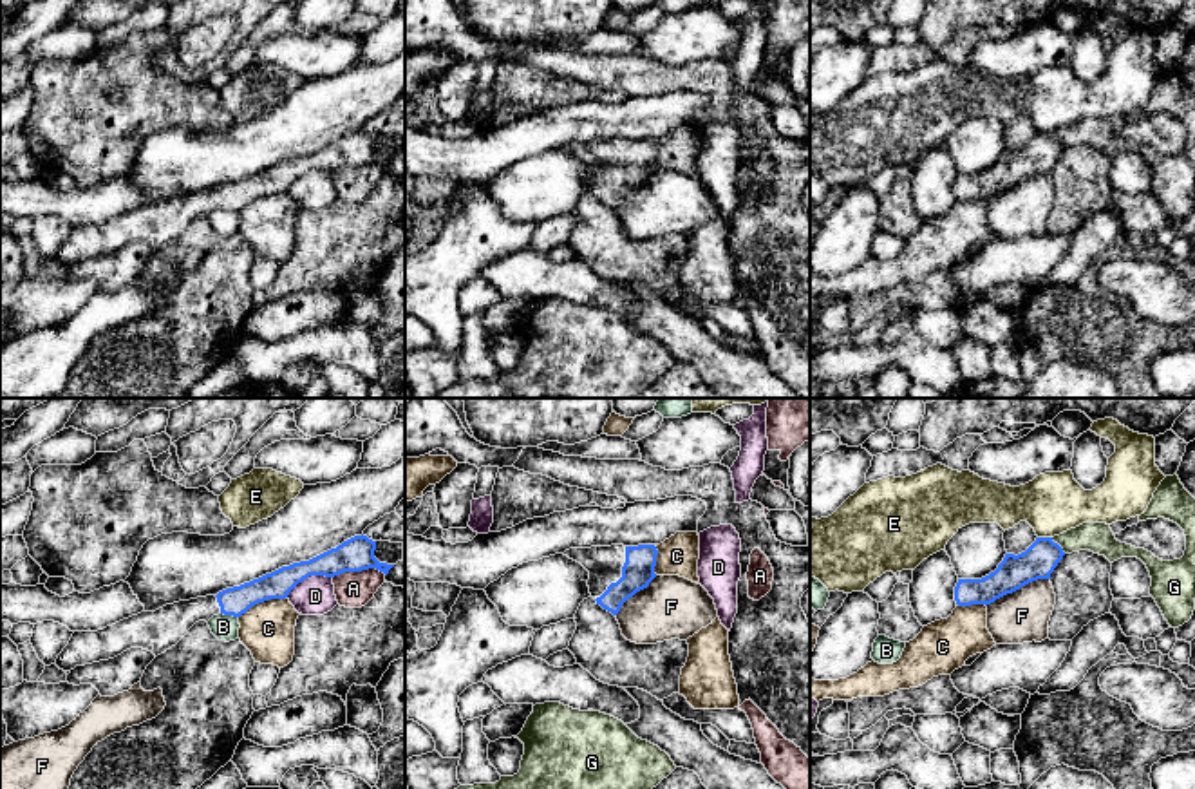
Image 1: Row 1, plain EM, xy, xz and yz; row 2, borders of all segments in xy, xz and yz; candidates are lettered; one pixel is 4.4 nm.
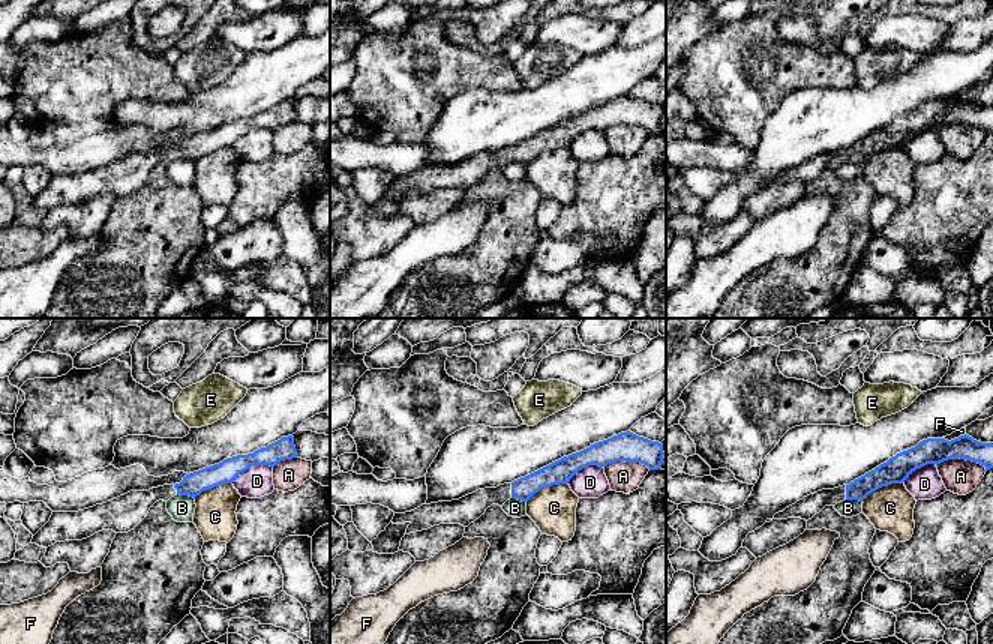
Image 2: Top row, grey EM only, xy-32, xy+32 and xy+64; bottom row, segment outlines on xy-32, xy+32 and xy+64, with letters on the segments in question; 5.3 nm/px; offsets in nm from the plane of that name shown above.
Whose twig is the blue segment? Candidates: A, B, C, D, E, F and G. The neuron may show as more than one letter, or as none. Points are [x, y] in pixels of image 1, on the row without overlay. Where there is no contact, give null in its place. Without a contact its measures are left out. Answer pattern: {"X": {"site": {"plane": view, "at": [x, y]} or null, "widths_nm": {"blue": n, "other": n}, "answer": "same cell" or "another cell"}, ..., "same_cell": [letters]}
{"A": {"site": {"plane": "xy", "at": [358, 165]}, "widths_nm": {"blue": 150, "other": 160}, "answer": "another cell"}, "B": {"site": {"plane": "xy", "at": [230, 209]}, "widths_nm": {"blue": 130, "other": 110}, "answer": "another cell"}, "C": {"site": {"plane": "xy", "at": [263, 196]}, "widths_nm": {"blue": 130, "other": 240}, "answer": "another cell"}, "D": {"site": {"plane": "xy", "at": [308, 171]}, "widths_nm": {"blue": 150, "other": 180}, "answer": "another cell"}, "E": {"site": {"plane": "yz", "at": [1045, 133]}, "widths_nm": {"blue": 160, "other": 280}, "answer": "another cell"}, "F": {"site": {"plane": "yz", "at": [1016, 183]}, "widths_nm": {"blue": 160, "other": 220}, "answer": "another cell"}, "G": {"site": {"plane": "yz", "at": [1058, 140]}, "widths_nm": {"blue": 160, "other": 140}, "answer": "another cell"}, "same_cell": []}

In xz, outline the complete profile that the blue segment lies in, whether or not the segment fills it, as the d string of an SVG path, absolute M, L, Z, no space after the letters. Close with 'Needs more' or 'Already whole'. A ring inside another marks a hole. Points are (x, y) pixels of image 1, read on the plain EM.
M654 139L569 143L564 150L589 166L591 192L613 210L656 172L658 145Z. Needs more

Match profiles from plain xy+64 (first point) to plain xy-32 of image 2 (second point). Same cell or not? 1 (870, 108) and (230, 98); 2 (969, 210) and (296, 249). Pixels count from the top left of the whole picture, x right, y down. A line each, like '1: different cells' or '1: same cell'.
1: same cell
2: different cells

